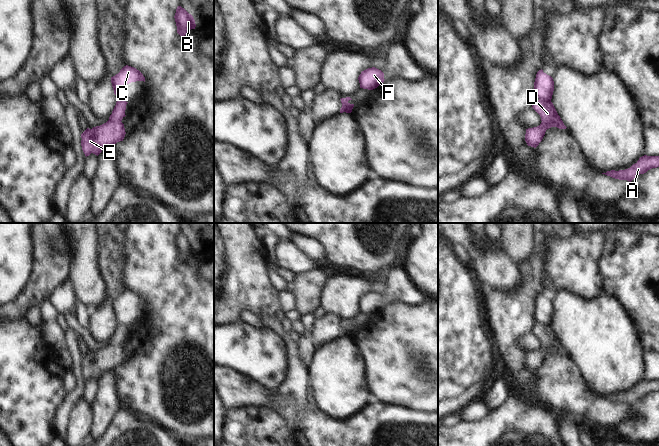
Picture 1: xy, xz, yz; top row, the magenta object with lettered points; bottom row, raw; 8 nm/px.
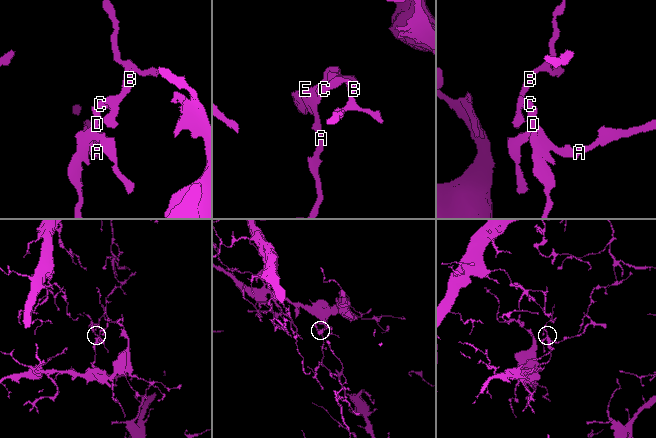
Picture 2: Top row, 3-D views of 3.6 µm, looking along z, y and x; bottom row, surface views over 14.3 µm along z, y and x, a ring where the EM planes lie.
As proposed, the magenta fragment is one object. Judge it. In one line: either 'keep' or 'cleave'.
cleave

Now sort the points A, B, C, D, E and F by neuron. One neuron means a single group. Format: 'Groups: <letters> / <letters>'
Groups: A D E / B C F

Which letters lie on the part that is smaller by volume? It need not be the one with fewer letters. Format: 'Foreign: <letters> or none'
Foreign: B, C, F

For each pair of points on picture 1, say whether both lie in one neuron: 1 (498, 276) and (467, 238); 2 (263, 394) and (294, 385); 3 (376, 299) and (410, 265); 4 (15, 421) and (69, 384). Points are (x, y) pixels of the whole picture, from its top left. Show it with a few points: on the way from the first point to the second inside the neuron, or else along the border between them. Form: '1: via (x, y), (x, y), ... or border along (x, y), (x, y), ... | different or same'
1: via (494, 267), (474, 247) | same
2: border along (277, 389), (276, 400), (291, 404), (282, 413) | different
3: border along (401, 266), (409, 280), (418, 289) | different
4: border along (66, 370), (62, 379), (62, 388), (67, 392) | different

